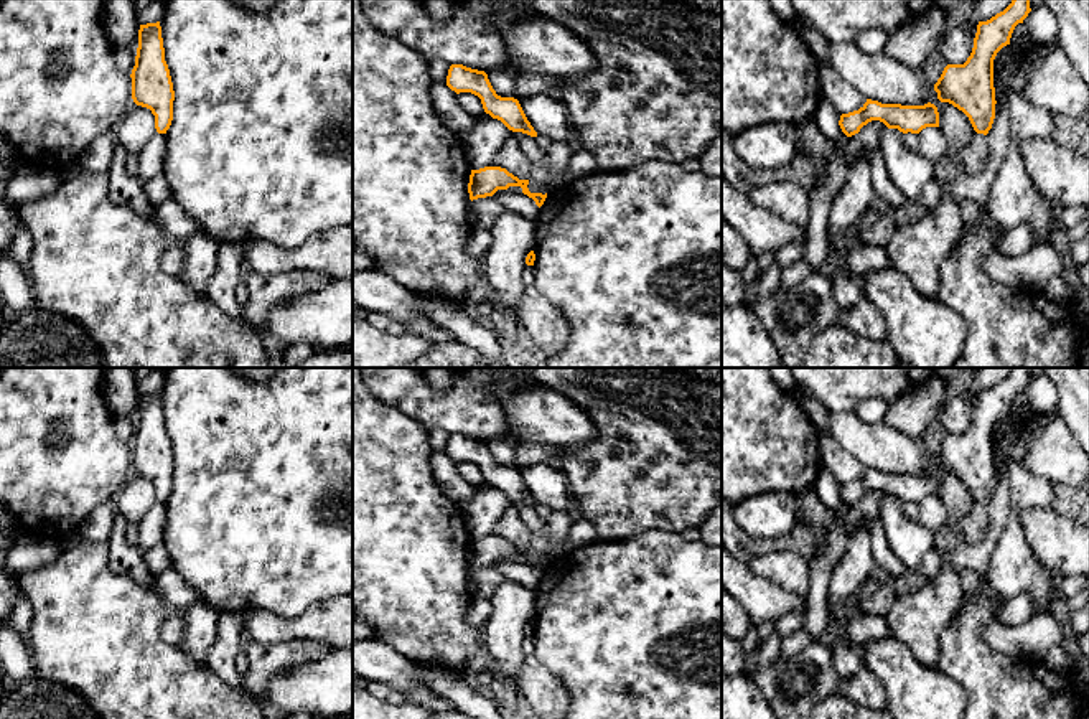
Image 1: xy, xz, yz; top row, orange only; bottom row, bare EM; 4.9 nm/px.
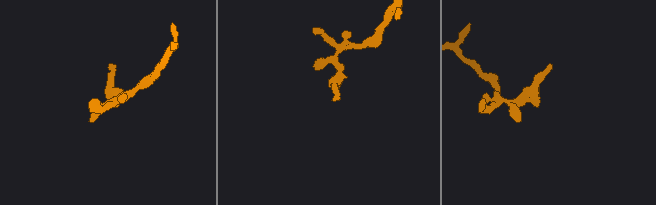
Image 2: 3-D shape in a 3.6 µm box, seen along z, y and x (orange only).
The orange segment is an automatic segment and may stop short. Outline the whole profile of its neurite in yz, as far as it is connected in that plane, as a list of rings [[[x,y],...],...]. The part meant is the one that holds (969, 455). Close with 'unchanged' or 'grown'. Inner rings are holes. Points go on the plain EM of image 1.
[[[1013,368],[987,391],[979,391],[974,417],[964,434],[947,434],[934,453],[937,468],[962,480],[977,503],[987,505],[995,488],[993,429],[1012,402],[1043,368]]] | grown

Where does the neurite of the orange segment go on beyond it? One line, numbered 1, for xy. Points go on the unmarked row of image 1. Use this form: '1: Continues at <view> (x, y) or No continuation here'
1: No continuation here

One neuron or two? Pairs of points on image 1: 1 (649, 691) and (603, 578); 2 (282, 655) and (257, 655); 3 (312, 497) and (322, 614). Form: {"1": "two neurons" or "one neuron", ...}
{"1": "one neuron", "2": "one neuron", "3": "two neurons"}

